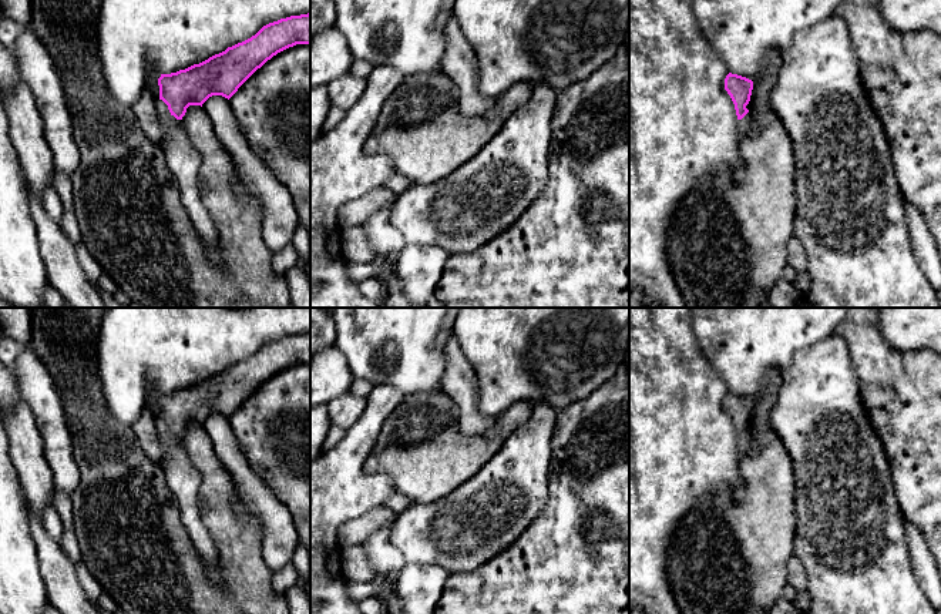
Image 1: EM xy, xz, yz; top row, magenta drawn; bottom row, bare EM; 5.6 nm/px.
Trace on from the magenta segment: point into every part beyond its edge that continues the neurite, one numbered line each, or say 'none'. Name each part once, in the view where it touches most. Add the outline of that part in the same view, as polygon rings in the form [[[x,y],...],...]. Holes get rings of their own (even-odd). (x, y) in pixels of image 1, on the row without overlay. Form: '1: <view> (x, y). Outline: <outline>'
1: yz (743, 443). Outline: [[[747,432],[742,439],[737,439],[737,453],[740,457],[749,452],[749,446],[750,446],[750,433]]]

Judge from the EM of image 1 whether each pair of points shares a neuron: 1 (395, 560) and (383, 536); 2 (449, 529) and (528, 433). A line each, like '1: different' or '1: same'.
1: same
2: same

